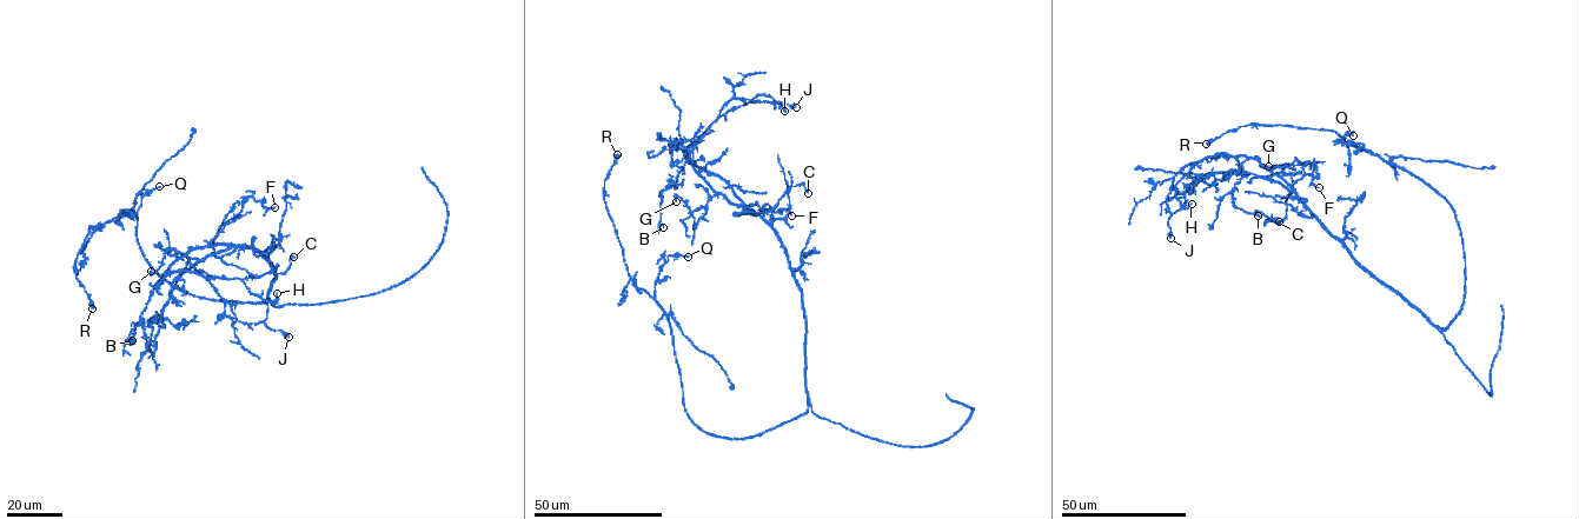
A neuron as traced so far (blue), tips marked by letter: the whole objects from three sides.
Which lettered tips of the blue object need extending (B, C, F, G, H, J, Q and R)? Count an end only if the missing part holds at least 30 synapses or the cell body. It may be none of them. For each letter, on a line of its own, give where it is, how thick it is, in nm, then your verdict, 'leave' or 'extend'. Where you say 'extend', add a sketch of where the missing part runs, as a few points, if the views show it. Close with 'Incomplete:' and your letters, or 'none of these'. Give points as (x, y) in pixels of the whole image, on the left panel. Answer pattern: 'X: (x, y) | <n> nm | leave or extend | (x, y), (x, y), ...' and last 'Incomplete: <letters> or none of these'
B: (132, 340) | 120 nm | leave
C: (293, 257) | 110 nm | leave
F: (274, 207) | 120 nm | leave
G: (151, 271) | 120 nm | leave
H: (277, 293) | 110 nm | leave
J: (289, 337) | 130 nm | leave
Q: (159, 186) | 140 nm | leave
R: (92, 308) | 400 nm | leave
Incomplete: none of these

